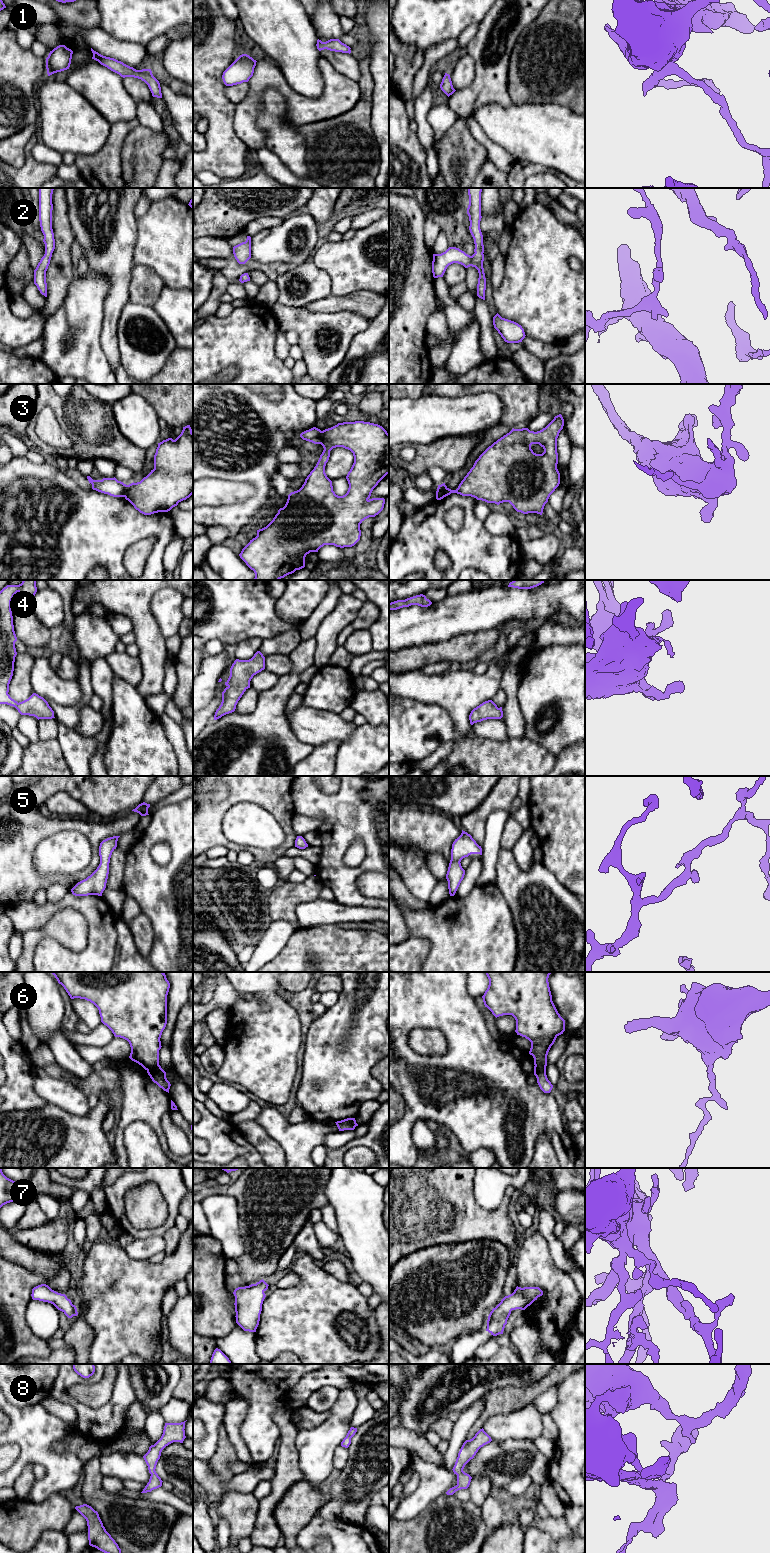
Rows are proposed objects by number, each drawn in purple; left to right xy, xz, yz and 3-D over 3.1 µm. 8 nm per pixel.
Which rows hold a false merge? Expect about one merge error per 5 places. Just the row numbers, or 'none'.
3

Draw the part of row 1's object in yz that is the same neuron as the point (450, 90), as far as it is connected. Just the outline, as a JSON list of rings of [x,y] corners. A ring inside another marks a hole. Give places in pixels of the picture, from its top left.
[[[445,73],[442,82],[440,84],[440,88],[448,97],[456,91],[453,88],[452,81],[449,74]]]

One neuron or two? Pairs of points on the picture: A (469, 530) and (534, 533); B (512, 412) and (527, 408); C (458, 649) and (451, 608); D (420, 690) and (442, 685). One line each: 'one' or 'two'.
A: two
B: one
C: two
D: one

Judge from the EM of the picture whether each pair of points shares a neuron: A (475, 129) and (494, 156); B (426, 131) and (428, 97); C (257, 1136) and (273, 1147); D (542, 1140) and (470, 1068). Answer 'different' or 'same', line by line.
A: same
B: same
C: same
D: different

